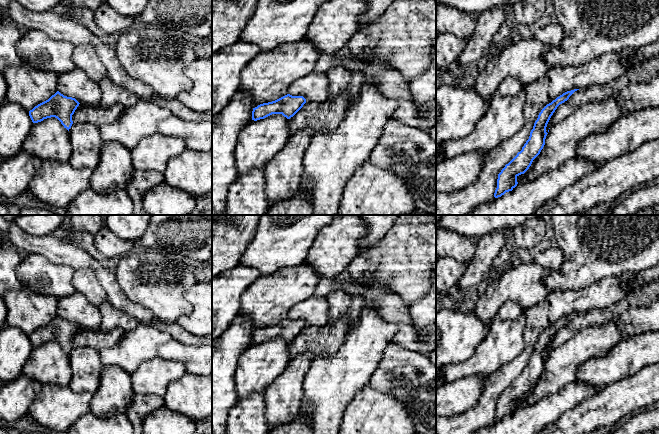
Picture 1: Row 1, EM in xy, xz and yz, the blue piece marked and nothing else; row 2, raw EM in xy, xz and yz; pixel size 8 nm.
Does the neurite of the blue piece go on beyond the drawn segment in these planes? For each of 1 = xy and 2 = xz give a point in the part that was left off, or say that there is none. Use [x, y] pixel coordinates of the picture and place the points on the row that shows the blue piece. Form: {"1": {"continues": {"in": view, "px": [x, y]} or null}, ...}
{"1": {"continues": null}, "2": {"continues": null}}

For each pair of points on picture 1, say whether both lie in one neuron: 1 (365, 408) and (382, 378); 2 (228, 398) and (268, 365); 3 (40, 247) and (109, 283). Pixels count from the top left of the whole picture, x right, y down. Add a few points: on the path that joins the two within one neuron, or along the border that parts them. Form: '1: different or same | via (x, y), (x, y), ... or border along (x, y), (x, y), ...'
1: different | border along (369, 382), (375, 390), (392, 394), (397, 399)
2: different | border along (236, 367), (234, 382), (238, 397)
3: same | via (58, 251), (70, 254), (94, 265)

